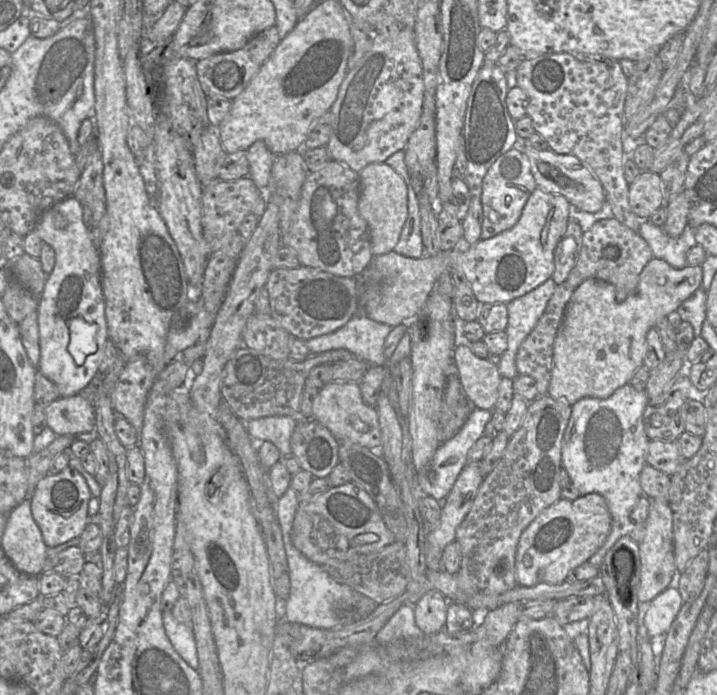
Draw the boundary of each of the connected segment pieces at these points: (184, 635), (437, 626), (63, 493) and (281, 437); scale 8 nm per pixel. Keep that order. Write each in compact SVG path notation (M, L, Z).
M171 611L162 613L163 626L175 651L194 670L199 669L195 635L191 624L178 622Z
M430 590L413 605L415 623L425 635L444 630L448 604L441 592Z
M67 466L59 473L47 474L30 494L31 513L48 547L61 545L79 538L89 523L88 503L92 497L84 477L73 467Z
M269 416L250 420L246 428L256 443L269 441L280 451L280 455L291 453L290 438L302 417L299 416Z

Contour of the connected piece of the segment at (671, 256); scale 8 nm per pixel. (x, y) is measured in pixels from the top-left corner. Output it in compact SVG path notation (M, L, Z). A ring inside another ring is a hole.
M643 220L638 234L649 244L654 258L662 259L676 269L687 266L686 254L697 244L693 229L687 225L679 237L670 237L662 227Z

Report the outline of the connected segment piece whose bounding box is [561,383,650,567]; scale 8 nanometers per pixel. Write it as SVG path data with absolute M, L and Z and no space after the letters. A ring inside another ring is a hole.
M627 383L616 389L606 399L585 397L572 405L571 417L562 439L562 467L566 469L571 483L578 489L581 496L590 493L602 495L611 514L611 531L601 548L588 560L591 565L596 567L600 566L606 553L619 538L630 534L630 514L643 495L640 473L647 464L650 442L644 428L643 412L648 401L649 398L645 391L638 391L630 383Z

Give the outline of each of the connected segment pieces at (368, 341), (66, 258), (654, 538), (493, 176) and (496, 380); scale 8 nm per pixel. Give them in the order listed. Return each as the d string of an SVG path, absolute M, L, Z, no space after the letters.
M355 315L339 329L307 340L307 347L311 353L320 353L335 349L348 350L356 355L357 358L366 361L368 364L387 365L389 375L391 376L391 368L404 358L410 358L411 353L410 332L407 330L399 341L392 356L388 360L385 358L383 345L391 329L391 326L371 320L365 315Z
M74 195L48 209L33 231L55 251L55 265L38 302L38 370L56 384L60 397L73 396L98 374L108 340L101 257L83 223L82 205Z
M664 498L650 499L649 515L646 520L645 535L639 543L640 583L638 589L638 607L643 612L656 596L669 587L676 570L673 544L672 510L669 500Z
M512 148L499 156L488 169L482 185L483 223L480 240L486 240L512 228L519 220L523 208L537 188L531 172L530 161L517 148Z
M457 344L453 362L464 393L474 408L493 410L498 399L502 376L498 367L487 359L477 357L469 344Z

